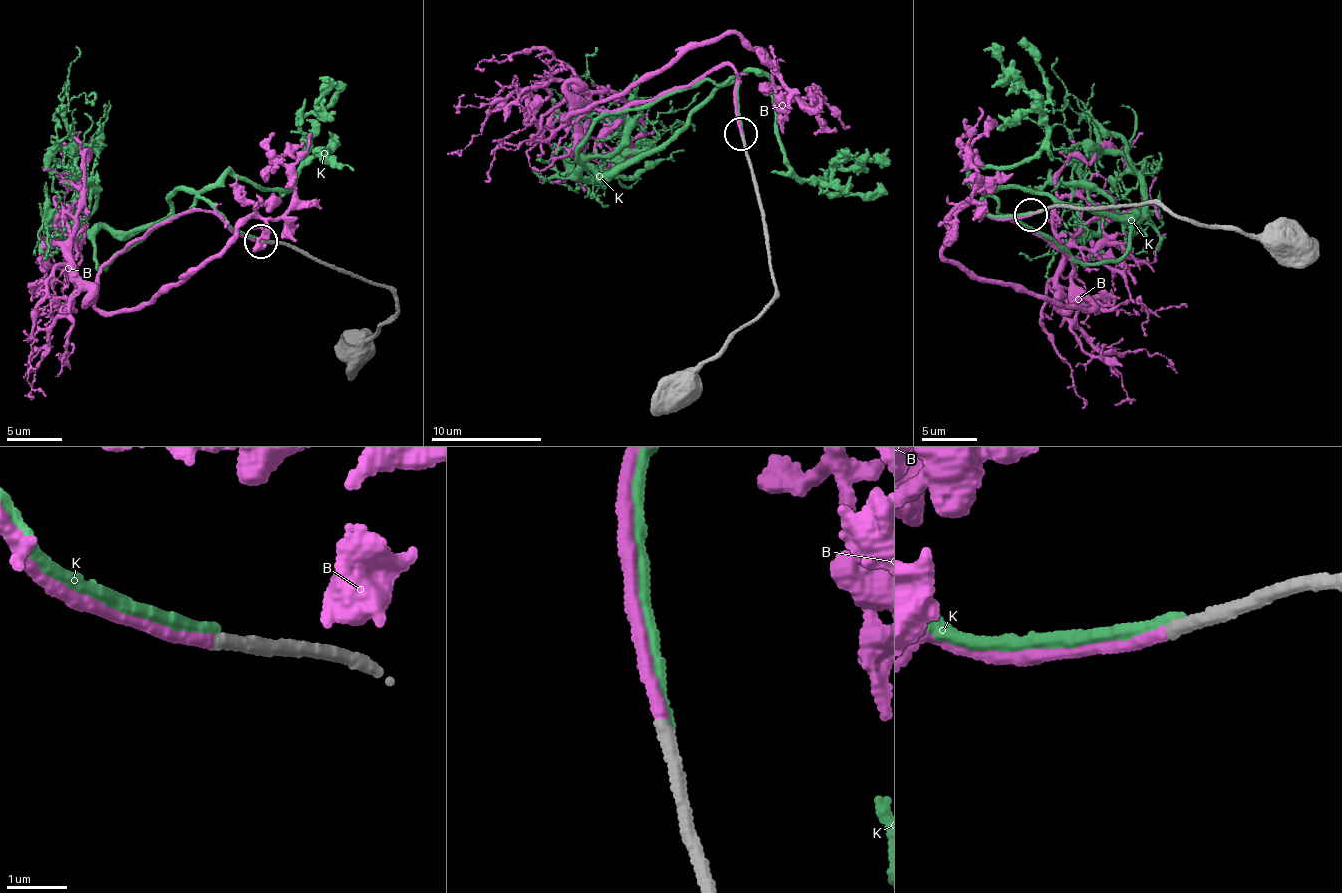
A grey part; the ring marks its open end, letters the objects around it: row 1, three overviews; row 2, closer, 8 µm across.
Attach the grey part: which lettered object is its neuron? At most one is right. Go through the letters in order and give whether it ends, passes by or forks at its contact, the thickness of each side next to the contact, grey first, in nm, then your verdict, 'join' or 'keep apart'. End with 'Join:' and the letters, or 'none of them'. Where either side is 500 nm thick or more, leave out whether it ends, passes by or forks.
B: it ends there; 240 nm thick on the grey side, 200 nm on the other; join
K: it ends there; 240 nm thick on the grey side, 220 nm on the other; keep apart
Join: B

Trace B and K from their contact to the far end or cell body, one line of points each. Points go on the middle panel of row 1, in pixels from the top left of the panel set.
B: (742, 132), (738, 78), (726, 63), (651, 100), (597, 109), (586, 101), (564, 117), (732, 33), (837, 130)
K: (742, 134), (734, 76), (654, 149), (603, 177), (584, 168), (579, 177), (593, 183), (669, 128), (693, 131)

